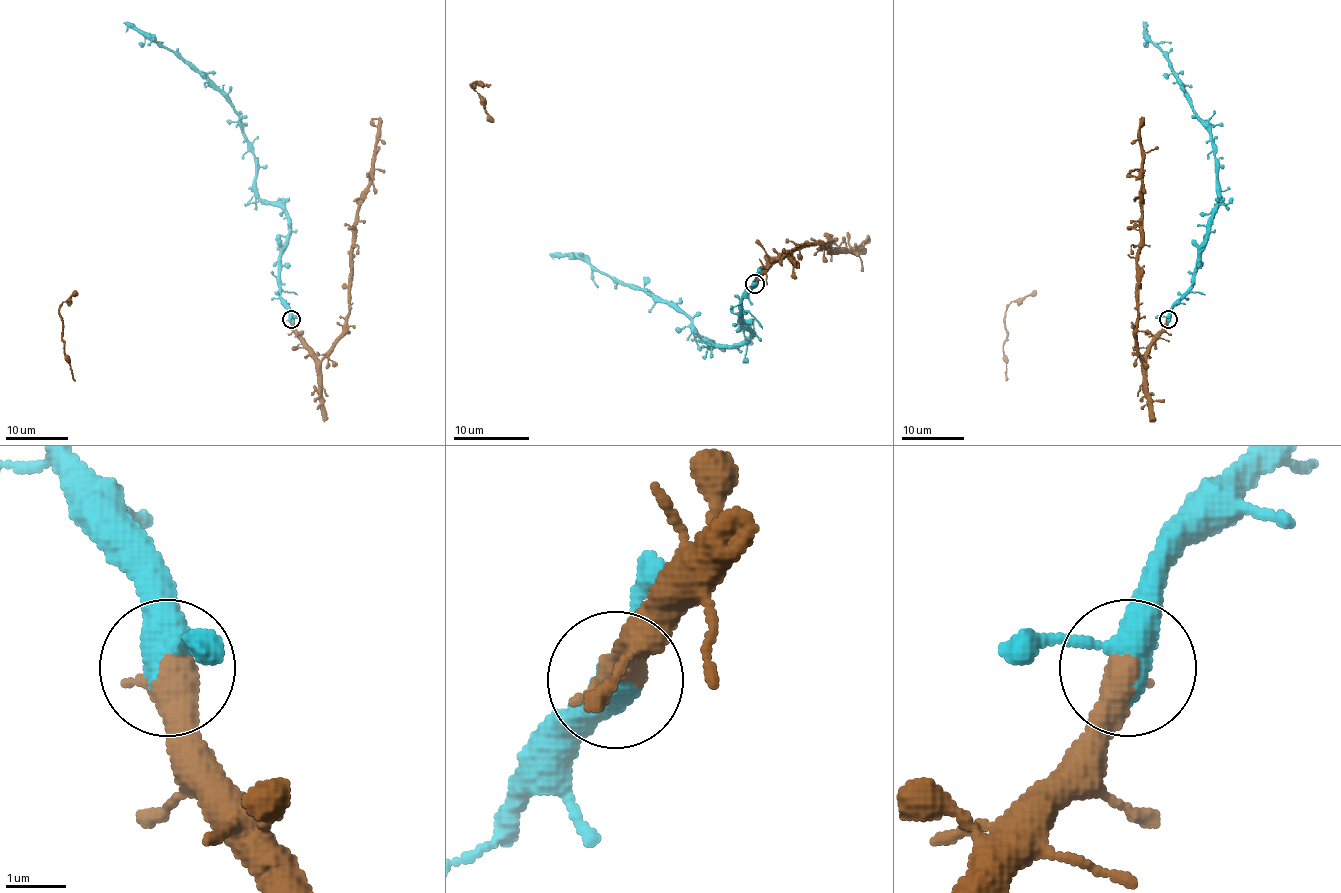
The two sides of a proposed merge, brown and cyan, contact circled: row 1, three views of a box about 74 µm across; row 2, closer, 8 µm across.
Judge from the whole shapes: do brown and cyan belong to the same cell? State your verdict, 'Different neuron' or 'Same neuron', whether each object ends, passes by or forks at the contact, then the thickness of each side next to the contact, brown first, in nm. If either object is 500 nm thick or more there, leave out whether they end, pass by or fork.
Same neuron. Thickness 550 nm (brown) against 480 nm

